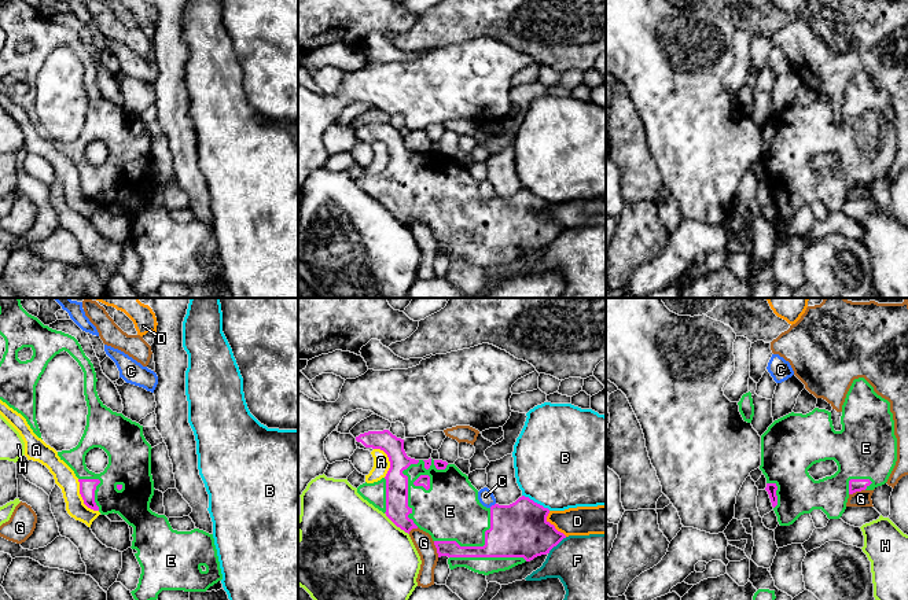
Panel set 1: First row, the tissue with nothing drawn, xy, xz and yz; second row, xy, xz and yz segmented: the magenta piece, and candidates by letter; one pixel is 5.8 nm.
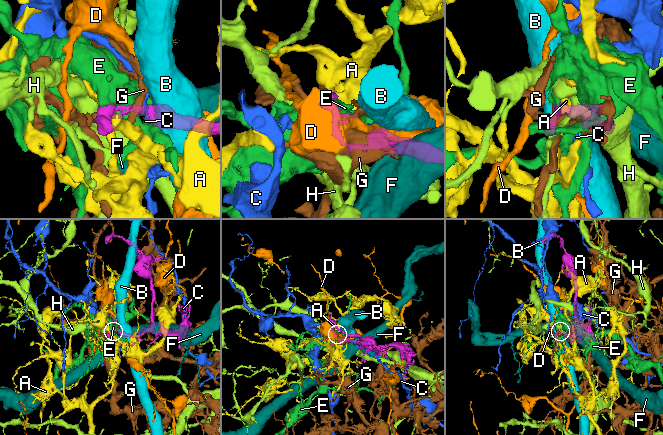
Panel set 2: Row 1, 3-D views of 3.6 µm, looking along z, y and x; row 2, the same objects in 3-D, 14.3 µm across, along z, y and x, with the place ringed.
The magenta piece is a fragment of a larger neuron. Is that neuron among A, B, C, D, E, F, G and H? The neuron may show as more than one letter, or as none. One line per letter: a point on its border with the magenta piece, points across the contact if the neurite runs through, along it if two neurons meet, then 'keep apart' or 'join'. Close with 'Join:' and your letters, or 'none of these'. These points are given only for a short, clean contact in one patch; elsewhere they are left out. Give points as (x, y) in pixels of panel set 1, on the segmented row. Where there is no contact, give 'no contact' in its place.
A: contact xy (83, 499); keep apart
B: contact xz (536, 503); keep apart
C: contact xz (492, 505); border xz (495, 503), (489, 507); keep apart
D: contact xz (552, 525); keep apart
E: contact xz (477, 547); join
F: contact xz (557, 544); keep apart
G: contact xz (437, 549); keep apart
H: contact xz (396, 525); border xz (385, 512), (408, 534); keep apart
Join: E

